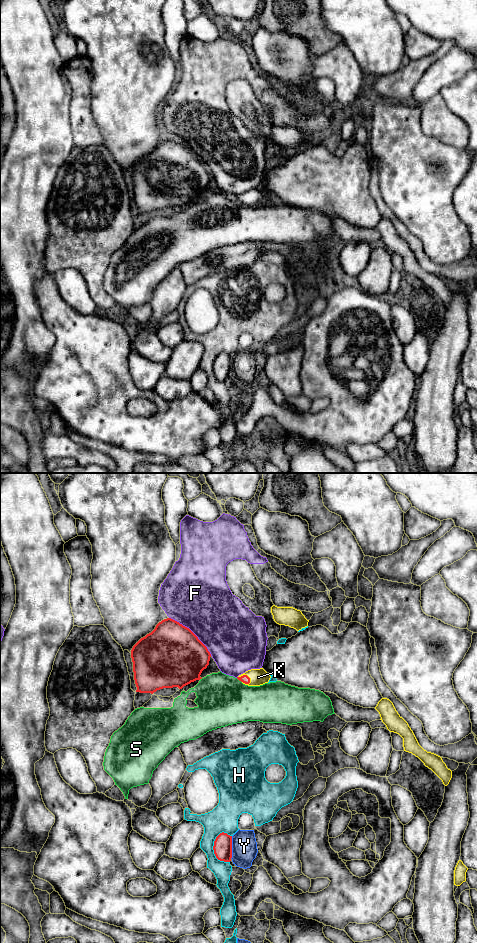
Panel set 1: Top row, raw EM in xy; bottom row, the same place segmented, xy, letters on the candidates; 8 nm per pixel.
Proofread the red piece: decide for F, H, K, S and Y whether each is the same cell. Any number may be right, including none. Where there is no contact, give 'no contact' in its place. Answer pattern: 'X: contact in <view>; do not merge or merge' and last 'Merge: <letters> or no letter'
F: contact in xy; do not merge
H: contact in xy; do not merge
K: contact in xy; merge
S: contact in xy; do not merge
Y: contact in xy; do not merge
Merge: K

